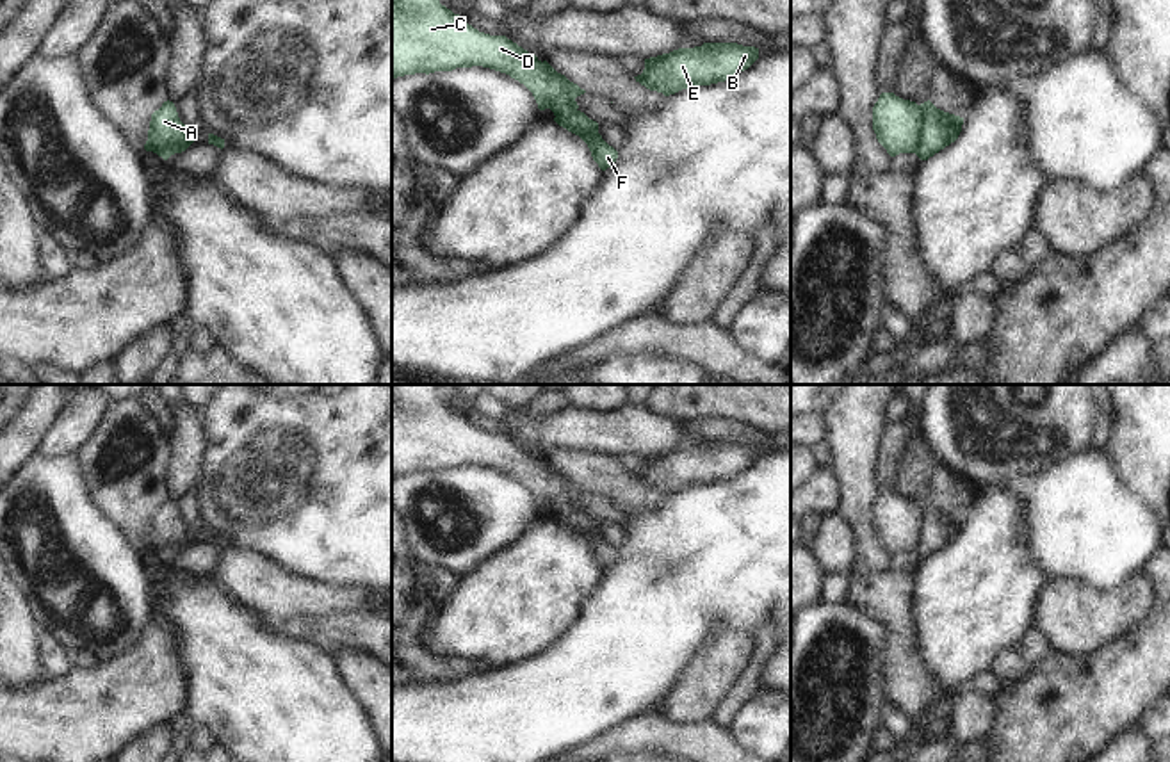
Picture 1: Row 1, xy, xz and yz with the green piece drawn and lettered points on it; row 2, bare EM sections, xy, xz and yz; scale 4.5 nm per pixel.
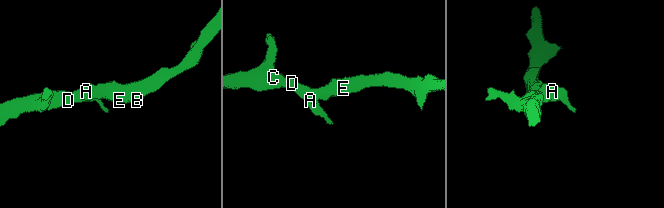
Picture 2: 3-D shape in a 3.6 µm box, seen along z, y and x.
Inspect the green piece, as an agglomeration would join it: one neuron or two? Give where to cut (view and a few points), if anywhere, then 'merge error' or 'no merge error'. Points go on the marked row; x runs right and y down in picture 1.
cut in yz along (919, 105), (921, 132), (914, 152); merge error

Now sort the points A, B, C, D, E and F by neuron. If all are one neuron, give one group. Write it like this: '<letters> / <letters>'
A B C D E / F

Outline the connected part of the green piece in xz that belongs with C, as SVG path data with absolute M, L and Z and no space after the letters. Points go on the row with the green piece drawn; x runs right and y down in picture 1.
M392 0L392 78L452 71L456 68L483 66L524 84L534 96L538 109L550 109L554 116L577 110L577 96L586 91L557 73L547 61L540 61L506 36L490 36L454 14L440 0Z

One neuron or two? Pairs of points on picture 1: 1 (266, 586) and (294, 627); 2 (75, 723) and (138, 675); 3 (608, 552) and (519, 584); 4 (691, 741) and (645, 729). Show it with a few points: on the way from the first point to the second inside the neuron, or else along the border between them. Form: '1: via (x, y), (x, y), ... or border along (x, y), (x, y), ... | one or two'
1: border along (260, 613), (271, 618), (328, 615) | two
2: via (91, 714), (104, 709), (121, 691) | one
3: via (586, 554), (568, 554), (540, 583) | one
4: via (681, 741), (656, 736) | one

